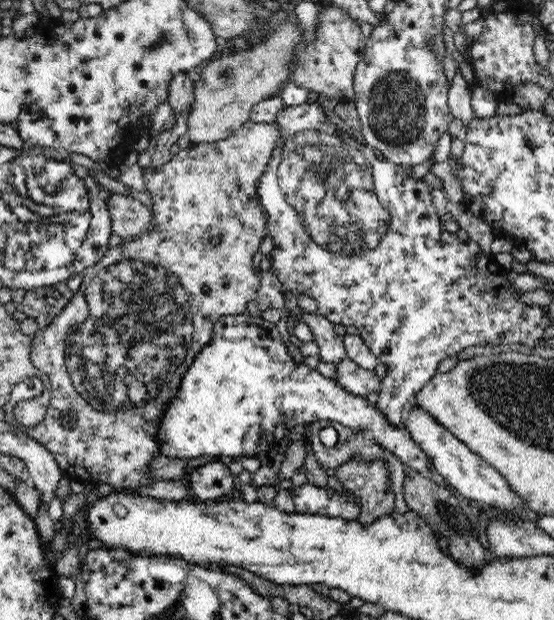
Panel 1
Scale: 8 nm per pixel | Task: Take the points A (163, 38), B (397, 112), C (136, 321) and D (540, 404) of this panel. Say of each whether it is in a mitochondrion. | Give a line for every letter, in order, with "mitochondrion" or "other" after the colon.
A: mitochondrion
B: mitochondrion
C: mitochondrion
D: mitochondrion

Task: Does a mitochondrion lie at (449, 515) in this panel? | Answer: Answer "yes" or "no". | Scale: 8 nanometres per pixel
yes

